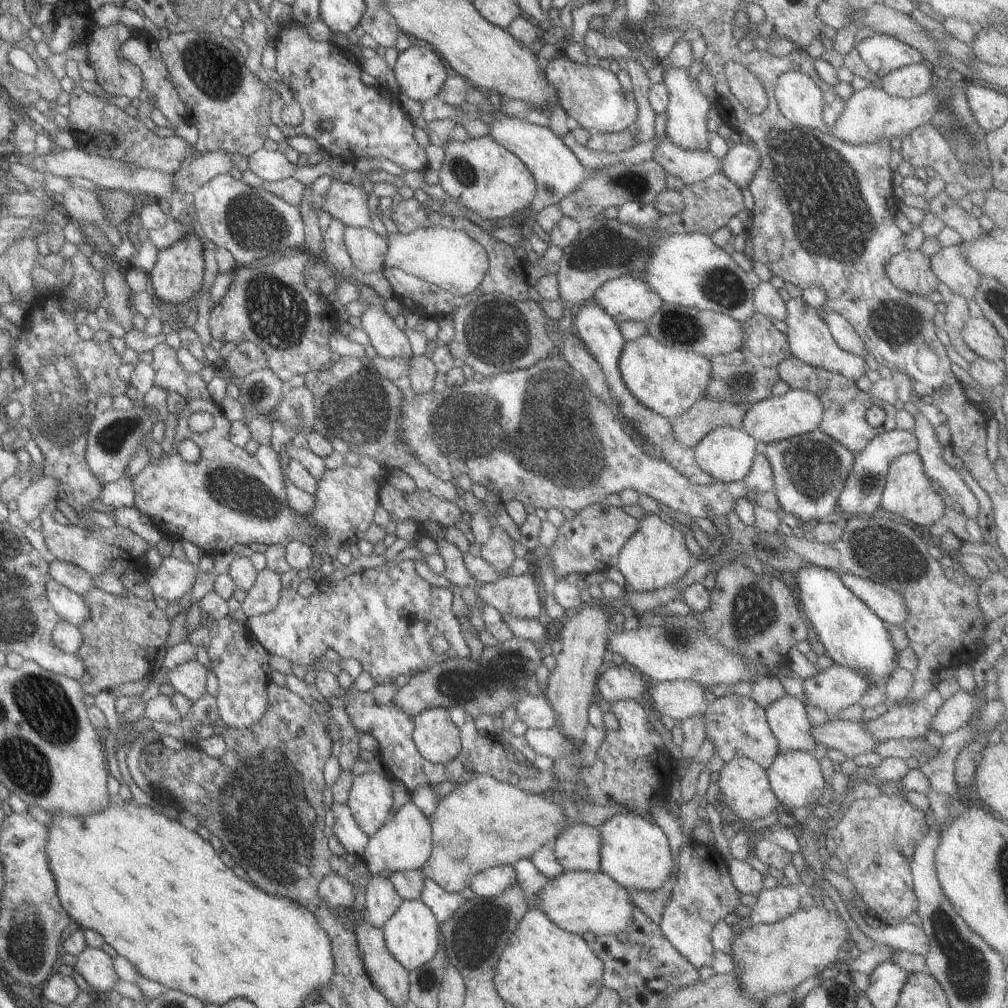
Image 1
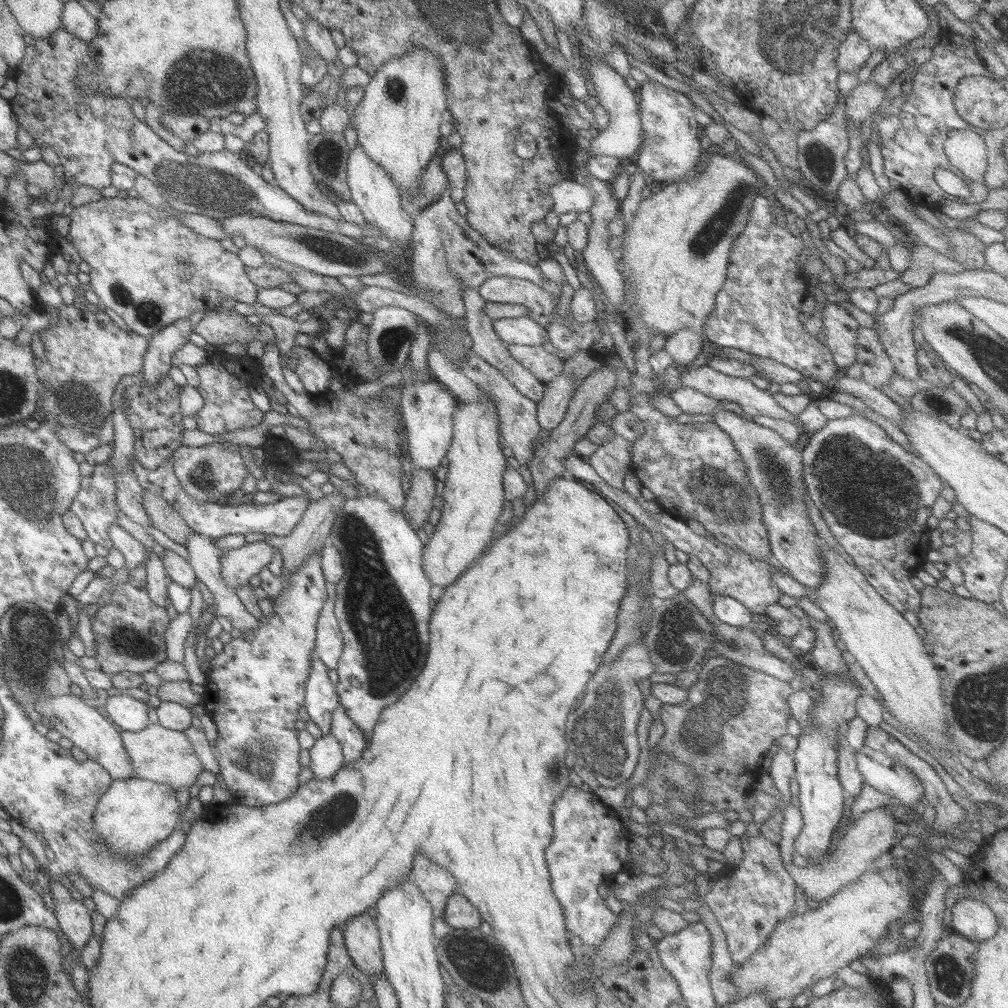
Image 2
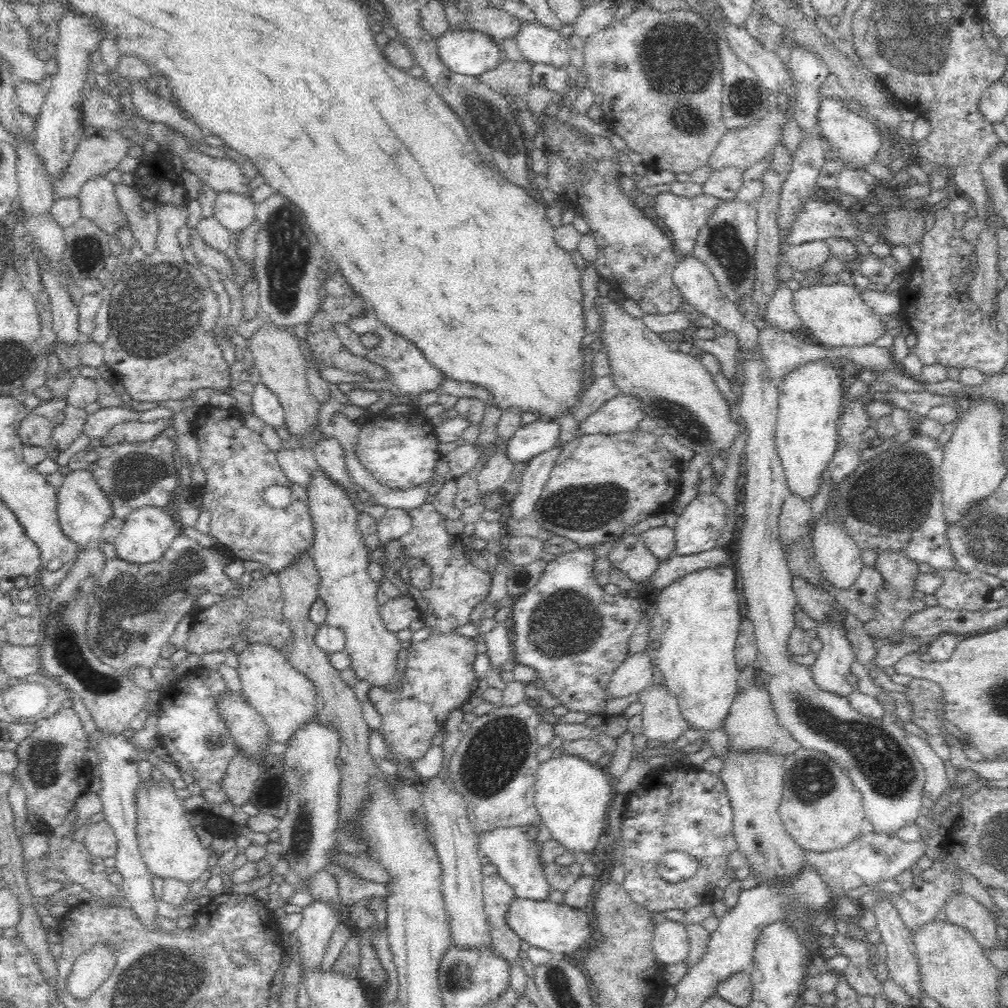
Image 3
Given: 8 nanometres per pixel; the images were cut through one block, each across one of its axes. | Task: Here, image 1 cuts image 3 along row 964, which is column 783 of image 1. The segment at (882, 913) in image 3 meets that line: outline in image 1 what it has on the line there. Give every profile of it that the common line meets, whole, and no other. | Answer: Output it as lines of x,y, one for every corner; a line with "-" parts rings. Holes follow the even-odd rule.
777,884
772,889
762,889
756,904
751,907
749,921
758,923
775,923
796,912
800,907
800,898
804,895
803,888
782,886

